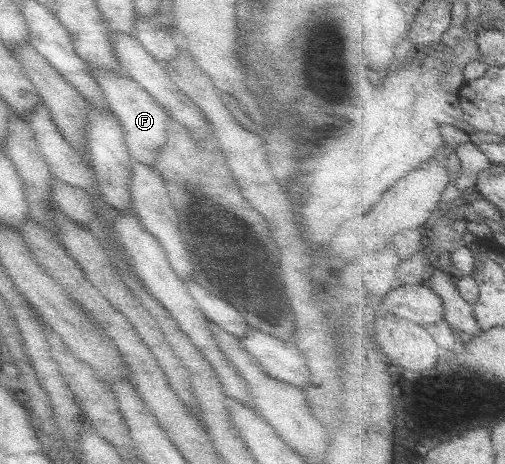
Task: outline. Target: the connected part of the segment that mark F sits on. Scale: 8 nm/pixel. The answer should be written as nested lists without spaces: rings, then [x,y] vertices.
[[[94,71],[96,81],[100,83],[110,107],[114,109],[114,113],[118,115],[118,119],[124,125],[124,135],[126,135],[126,145],[128,145],[128,153],[136,163],[144,163],[154,167],[156,165],[156,155],[162,149],[162,145],[166,143],[166,111],[150,97],[150,93],[146,89],[142,89],[134,79],[130,79],[130,75],[104,75],[102,71]]]

